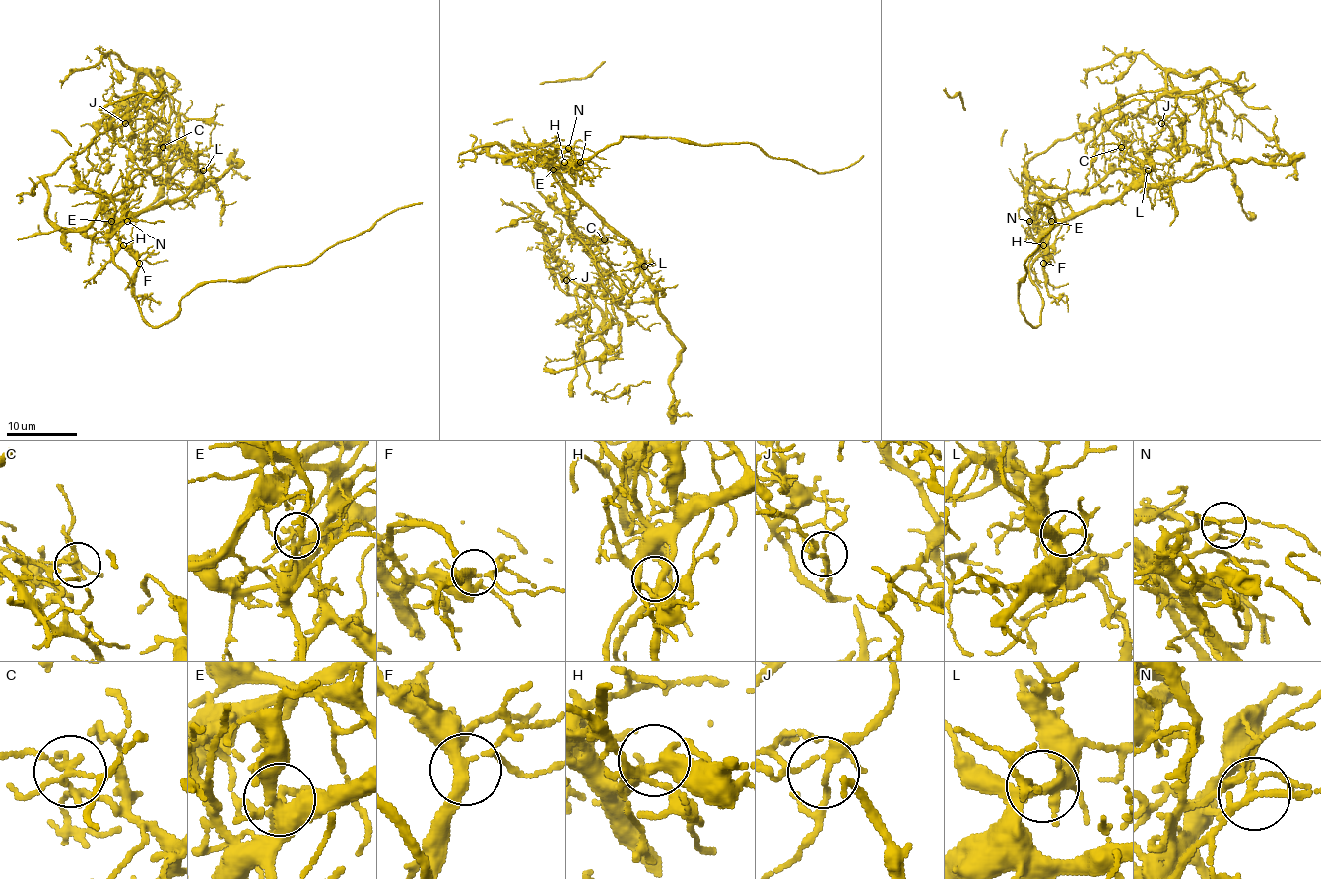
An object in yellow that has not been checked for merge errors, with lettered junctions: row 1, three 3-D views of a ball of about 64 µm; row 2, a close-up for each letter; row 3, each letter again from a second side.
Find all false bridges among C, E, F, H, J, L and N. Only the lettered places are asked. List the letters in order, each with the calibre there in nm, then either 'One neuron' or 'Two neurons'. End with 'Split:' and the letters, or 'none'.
C: Thickness 150 nm. Two neurons
E: Thickness 260 nm. Two neurons
F: Thickness 320 nm. One neuron
H: Thickness 360 nm. One neuron
J: Thickness 190 nm. One neuron
L: Thickness 280 nm. One neuron
N: Thickness 160 nm. One neuron
Split: C, E

